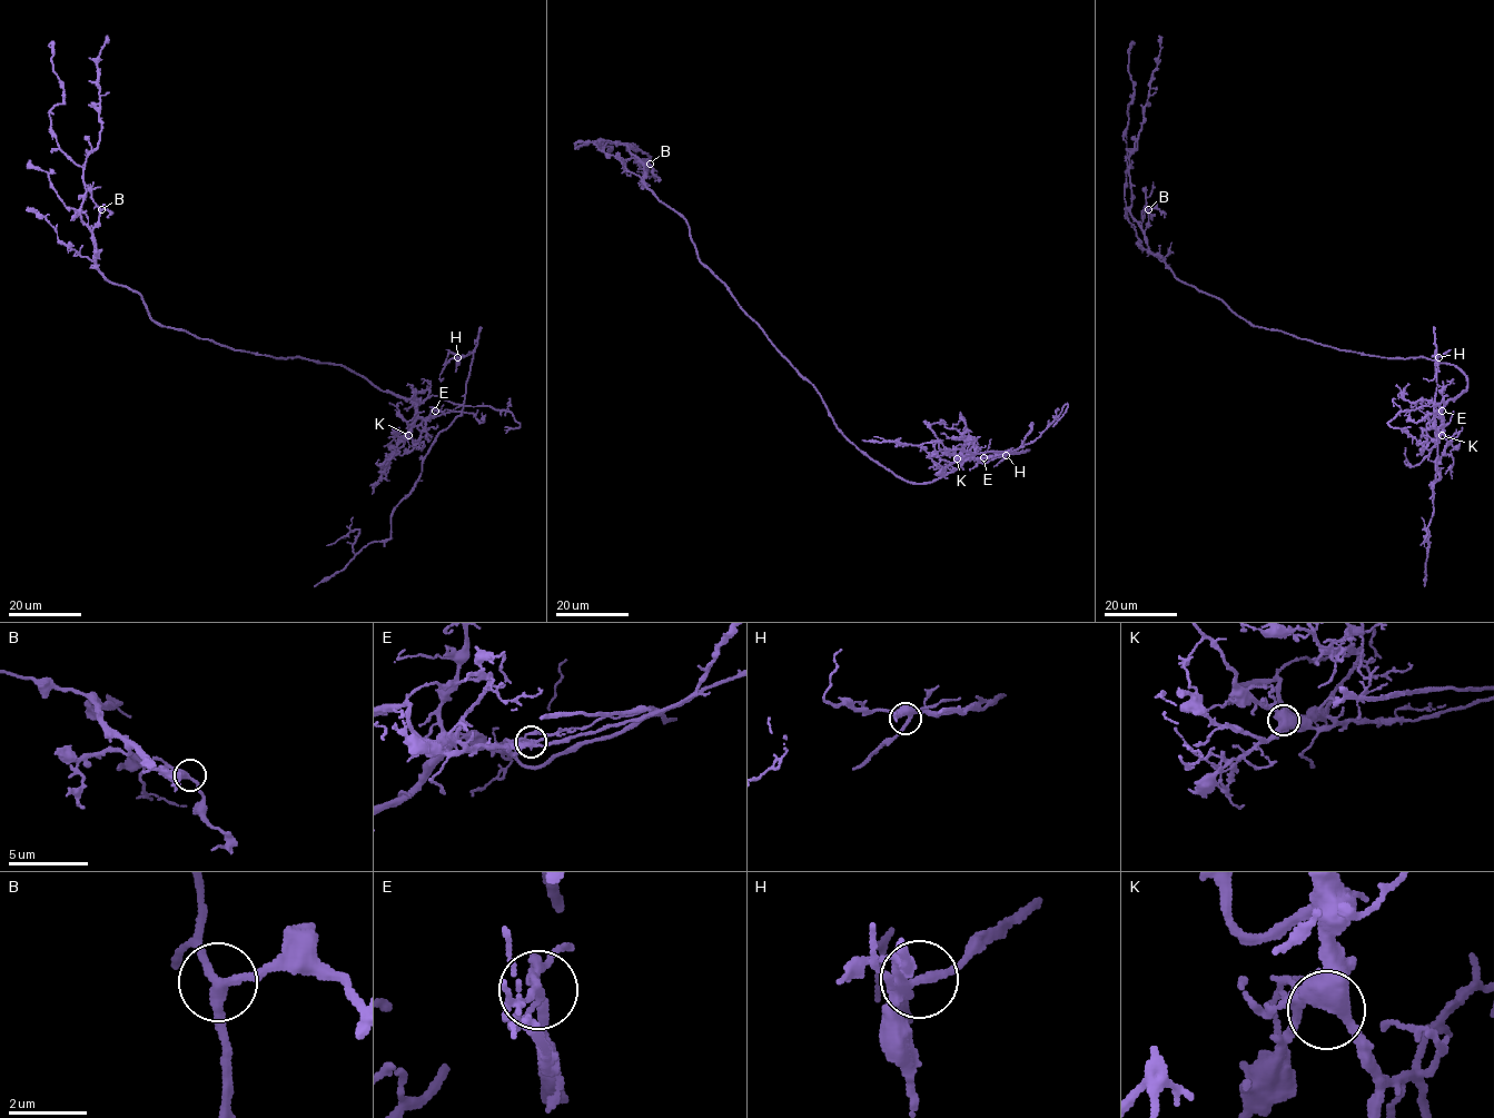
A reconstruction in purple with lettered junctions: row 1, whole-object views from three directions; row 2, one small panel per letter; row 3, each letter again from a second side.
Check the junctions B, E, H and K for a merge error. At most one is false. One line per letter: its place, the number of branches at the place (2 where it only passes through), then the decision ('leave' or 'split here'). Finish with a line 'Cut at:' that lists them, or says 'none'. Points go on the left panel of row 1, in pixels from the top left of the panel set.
B: place (101, 209); branches 3; leave
E: place (435, 411); branches 4; split here
H: place (457, 357); branches 5; leave
K: place (408, 435); branches 5; leave
Cut at: E

